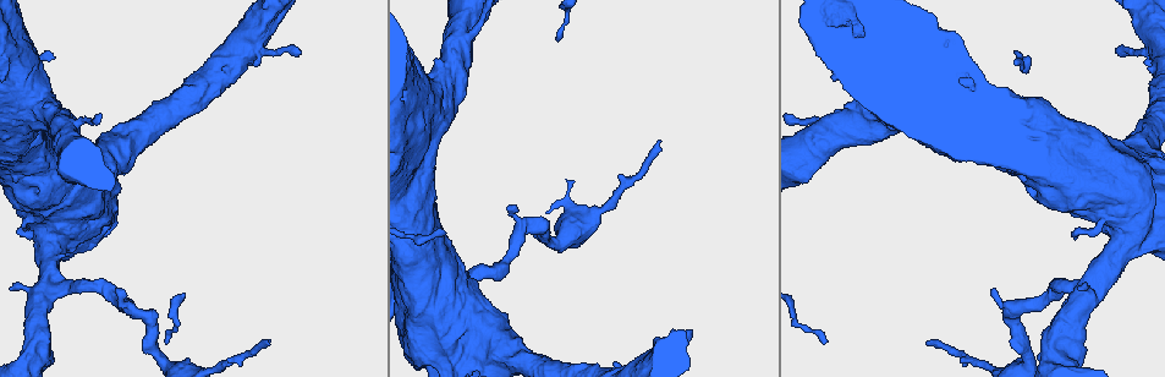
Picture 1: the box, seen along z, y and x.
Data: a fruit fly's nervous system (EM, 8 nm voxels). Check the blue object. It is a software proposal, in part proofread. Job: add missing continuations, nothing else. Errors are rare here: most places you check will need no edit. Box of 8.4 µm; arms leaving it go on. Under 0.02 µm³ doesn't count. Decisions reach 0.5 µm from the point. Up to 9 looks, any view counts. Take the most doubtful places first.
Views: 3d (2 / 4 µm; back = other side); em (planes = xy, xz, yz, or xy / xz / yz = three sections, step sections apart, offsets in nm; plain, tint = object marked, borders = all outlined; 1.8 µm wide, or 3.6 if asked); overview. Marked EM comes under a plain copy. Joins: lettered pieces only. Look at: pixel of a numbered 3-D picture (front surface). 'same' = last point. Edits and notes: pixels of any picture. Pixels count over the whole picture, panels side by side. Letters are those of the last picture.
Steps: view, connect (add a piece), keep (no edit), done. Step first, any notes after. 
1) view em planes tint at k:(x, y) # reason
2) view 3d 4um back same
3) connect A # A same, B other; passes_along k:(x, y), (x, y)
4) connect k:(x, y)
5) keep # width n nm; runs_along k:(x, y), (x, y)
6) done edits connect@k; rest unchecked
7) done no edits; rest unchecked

view 3d 4um at 1:(859, 26) # stops while still wide

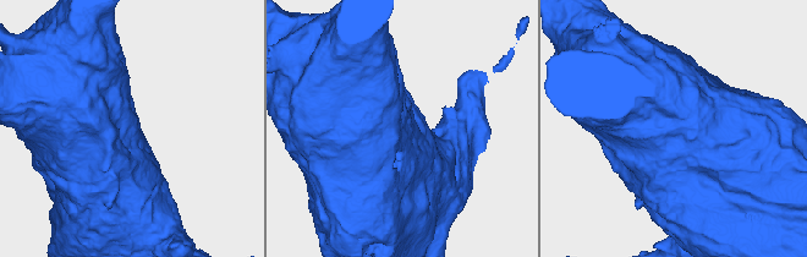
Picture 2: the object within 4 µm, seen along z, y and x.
view em 3.6um xy step 16 borders at 2:(412, 126)

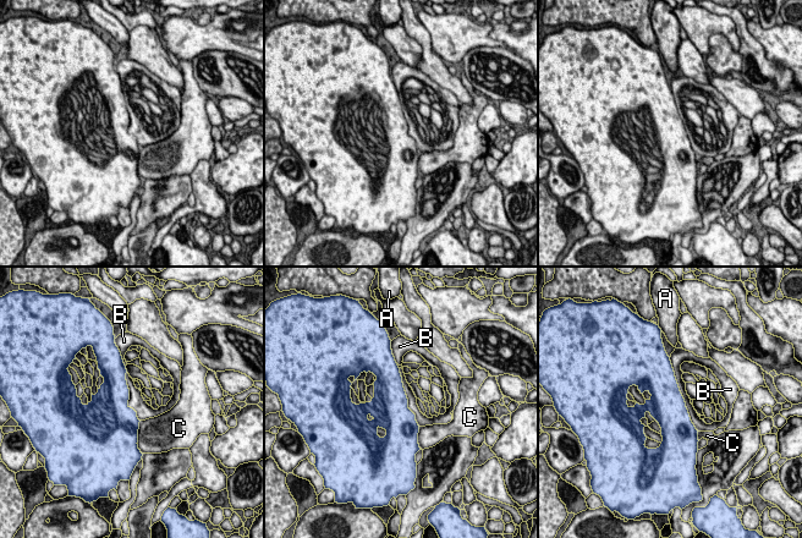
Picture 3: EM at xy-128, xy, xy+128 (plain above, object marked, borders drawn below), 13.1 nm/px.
view em 3.6um planes borders same # another direction

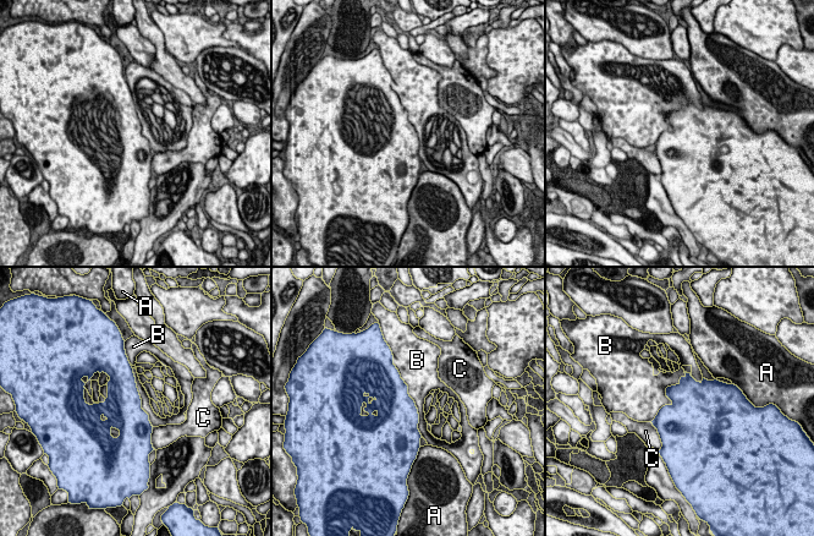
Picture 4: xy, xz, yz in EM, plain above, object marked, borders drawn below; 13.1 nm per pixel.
keep # A other, B other, C other; border 4:(394, 365), (417, 409), (422, 436); none of them fits

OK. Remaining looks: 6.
view 3d 4um at 1:(297, 52) # branch stops here

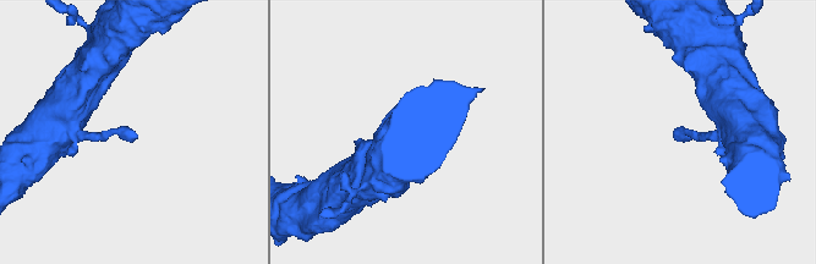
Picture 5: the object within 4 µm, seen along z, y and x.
view em yz step 16 tint at 5:(674, 139)

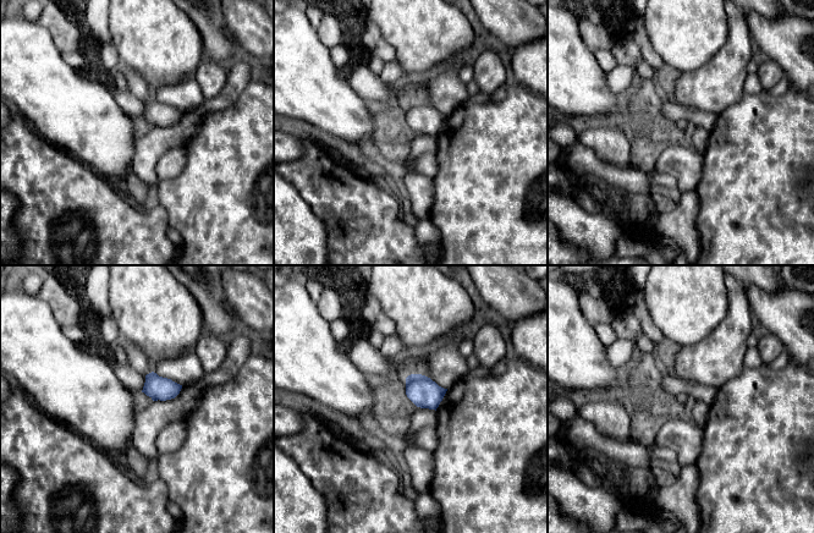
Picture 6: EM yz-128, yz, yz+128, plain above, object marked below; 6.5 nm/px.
view em planes borders same # another direction

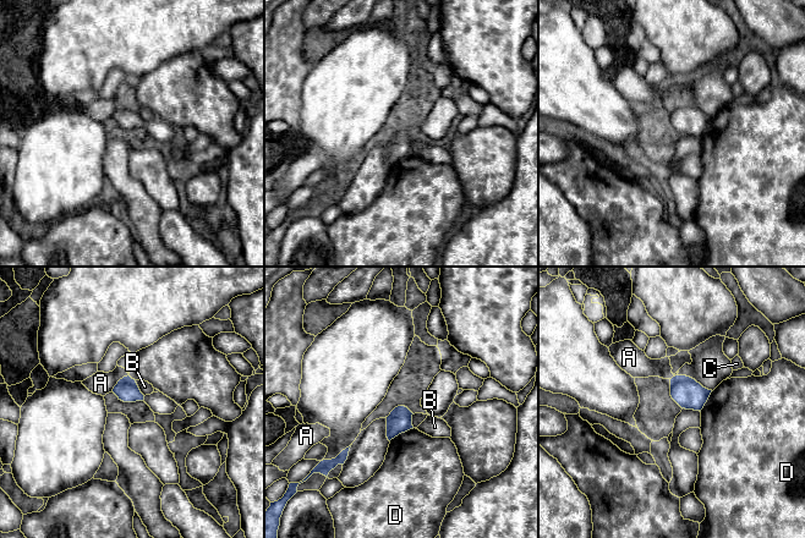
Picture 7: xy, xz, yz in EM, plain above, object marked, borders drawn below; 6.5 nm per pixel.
keep # A other, B other, C other, D other; no lettered piece goes on from it

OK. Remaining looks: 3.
view 3d 4um at 1:(1128, 235) # sudden change in width

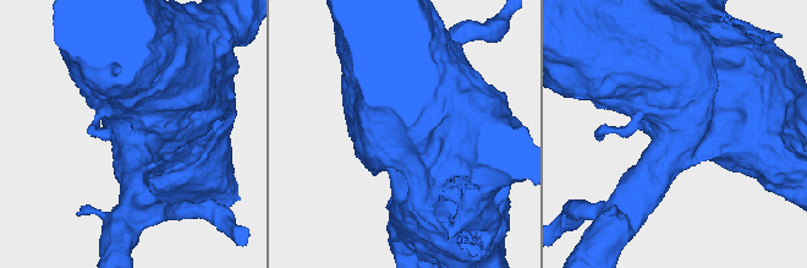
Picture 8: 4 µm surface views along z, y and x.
view em 3.6um planes tint at 8:(677, 133)

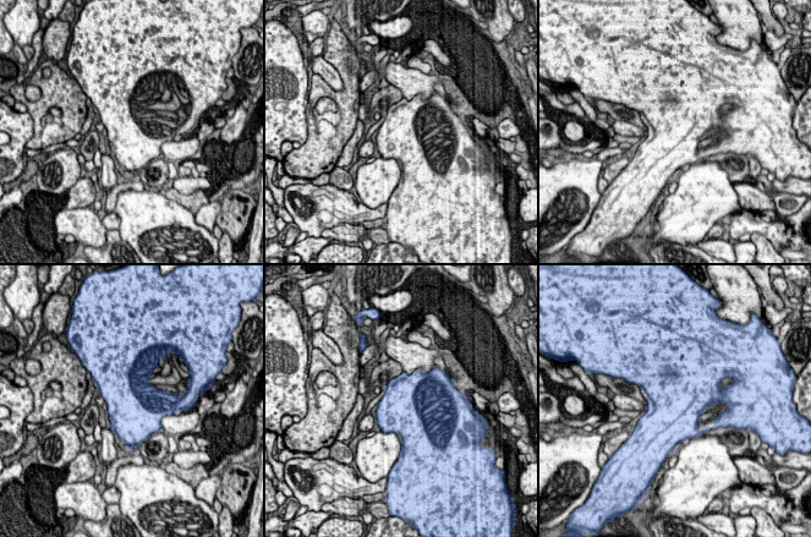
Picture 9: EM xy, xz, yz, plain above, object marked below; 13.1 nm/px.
view em 3.6um planes borders same # what lies round it

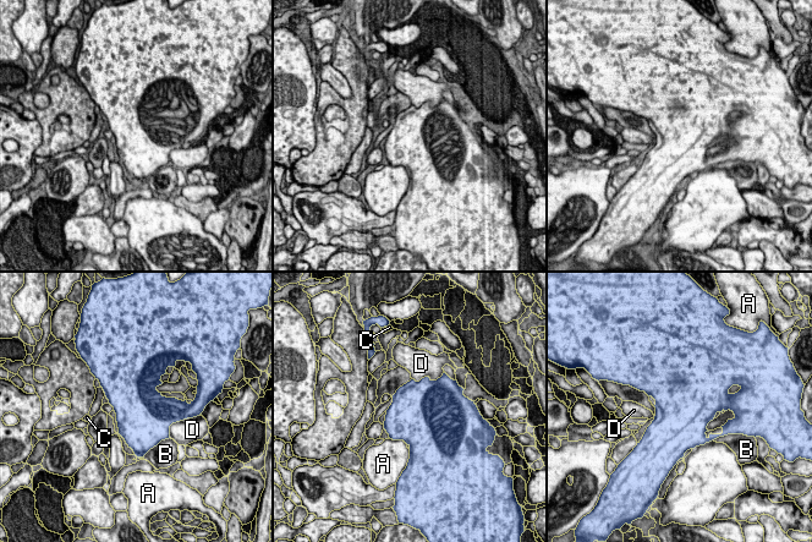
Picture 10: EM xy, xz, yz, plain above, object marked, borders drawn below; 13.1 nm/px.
keep # width 750 nm; A other, B other, C other, D other; no lettered piece goes on from it

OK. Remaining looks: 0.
done no edits; rest unchecked

